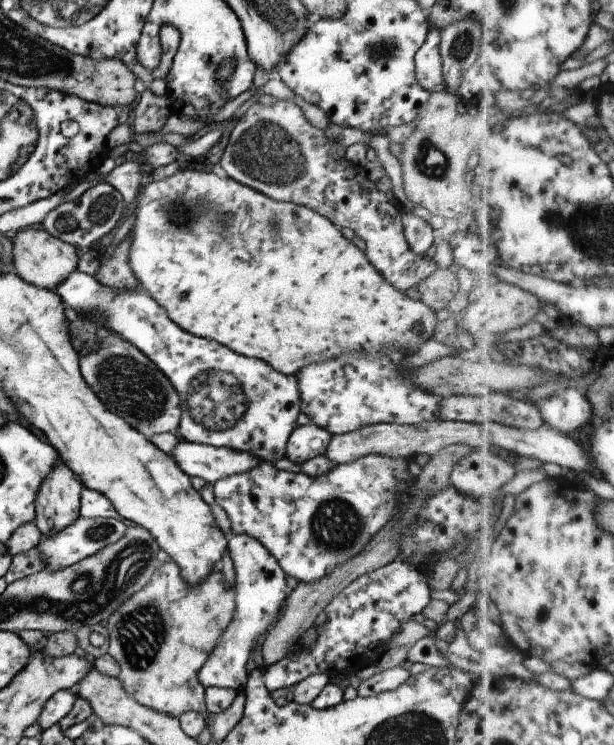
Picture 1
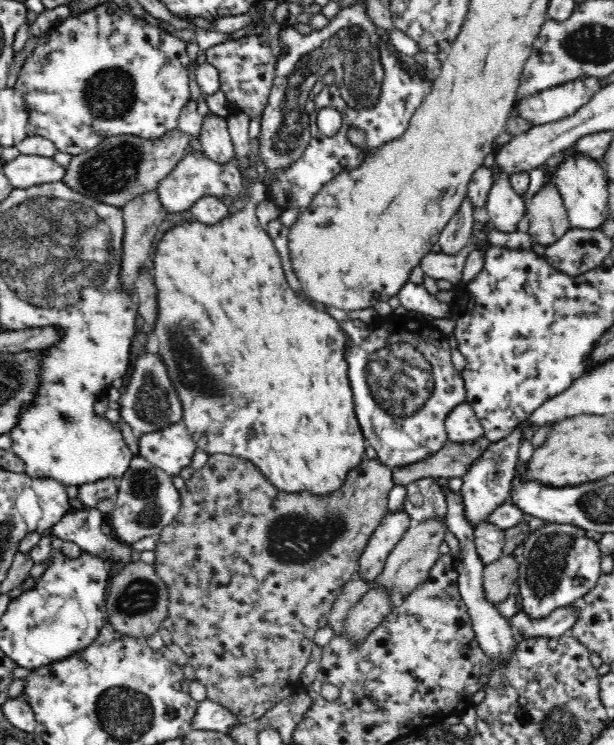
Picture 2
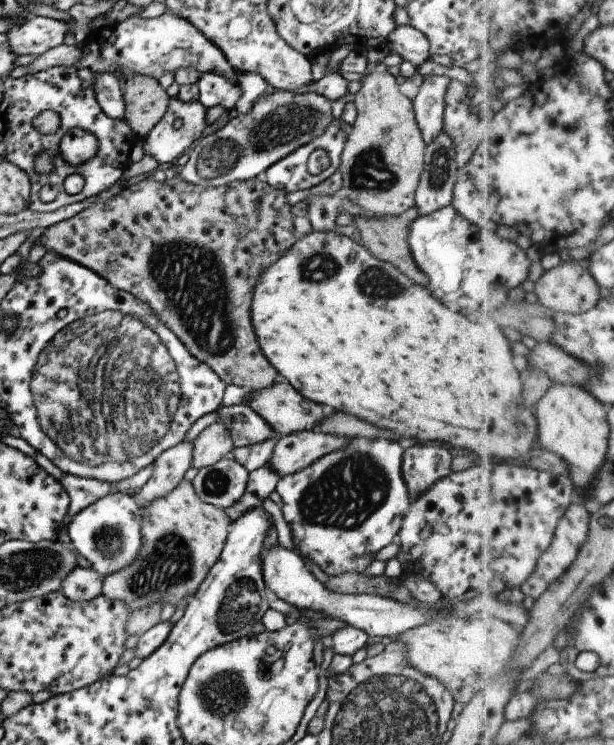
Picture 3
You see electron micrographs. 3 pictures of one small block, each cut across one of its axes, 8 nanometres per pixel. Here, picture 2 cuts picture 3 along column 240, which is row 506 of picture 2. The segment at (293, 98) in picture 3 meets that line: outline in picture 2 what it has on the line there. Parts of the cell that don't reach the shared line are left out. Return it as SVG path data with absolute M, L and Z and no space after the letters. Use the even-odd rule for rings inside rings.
M134 457L124 474L115 480L116 503L104 517L119 541L132 545L146 536L160 534L170 525L181 508L179 490L174 487L171 476L161 468L141 457Z

